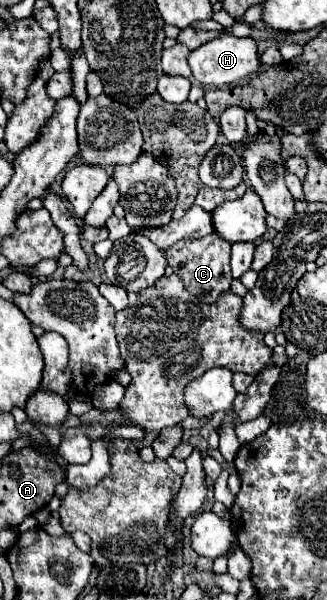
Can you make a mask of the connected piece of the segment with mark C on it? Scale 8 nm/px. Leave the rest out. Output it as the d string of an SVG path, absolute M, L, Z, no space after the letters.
M209 234L205 238L199 240L181 240L177 242L177 246L171 246L165 252L167 264L173 268L173 272L181 278L183 286L197 296L201 302L213 304L219 294L229 290L231 284L231 268L229 268L229 256L231 256L231 246L229 242L221 242L221 238L217 238L217 234Z

